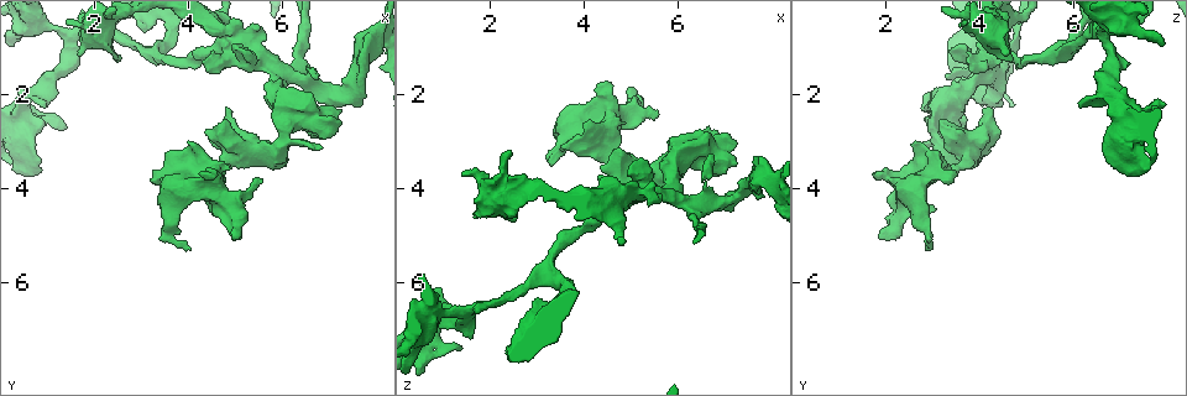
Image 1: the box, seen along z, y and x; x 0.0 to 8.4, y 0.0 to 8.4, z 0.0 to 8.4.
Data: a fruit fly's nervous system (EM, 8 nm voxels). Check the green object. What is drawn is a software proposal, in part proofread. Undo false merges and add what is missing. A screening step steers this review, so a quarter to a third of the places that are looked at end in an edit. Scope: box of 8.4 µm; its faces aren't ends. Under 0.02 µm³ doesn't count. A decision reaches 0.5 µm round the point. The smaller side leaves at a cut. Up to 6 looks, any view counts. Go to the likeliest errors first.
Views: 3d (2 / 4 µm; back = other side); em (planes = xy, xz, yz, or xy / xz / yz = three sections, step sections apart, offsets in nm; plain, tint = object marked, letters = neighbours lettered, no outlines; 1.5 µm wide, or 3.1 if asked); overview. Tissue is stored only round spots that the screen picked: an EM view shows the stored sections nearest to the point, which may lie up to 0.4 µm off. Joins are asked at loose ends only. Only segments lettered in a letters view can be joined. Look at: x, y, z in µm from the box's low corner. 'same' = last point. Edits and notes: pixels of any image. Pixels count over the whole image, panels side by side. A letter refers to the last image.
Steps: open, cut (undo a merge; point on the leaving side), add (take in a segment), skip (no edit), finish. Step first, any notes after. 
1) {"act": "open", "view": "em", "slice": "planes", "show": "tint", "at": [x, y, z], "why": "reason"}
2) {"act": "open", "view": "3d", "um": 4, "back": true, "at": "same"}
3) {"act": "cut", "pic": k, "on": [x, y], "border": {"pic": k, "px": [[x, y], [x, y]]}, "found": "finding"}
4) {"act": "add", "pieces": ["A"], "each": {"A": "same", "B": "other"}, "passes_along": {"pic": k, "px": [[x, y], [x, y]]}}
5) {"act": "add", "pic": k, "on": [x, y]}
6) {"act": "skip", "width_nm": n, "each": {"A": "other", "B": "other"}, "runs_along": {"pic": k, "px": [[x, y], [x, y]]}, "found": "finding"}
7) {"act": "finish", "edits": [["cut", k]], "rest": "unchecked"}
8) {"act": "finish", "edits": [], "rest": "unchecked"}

{"act": "open", "view": "3d", "um": 2, "at": [4.85, 0.90, 4.20], "why": "four arms meet"}

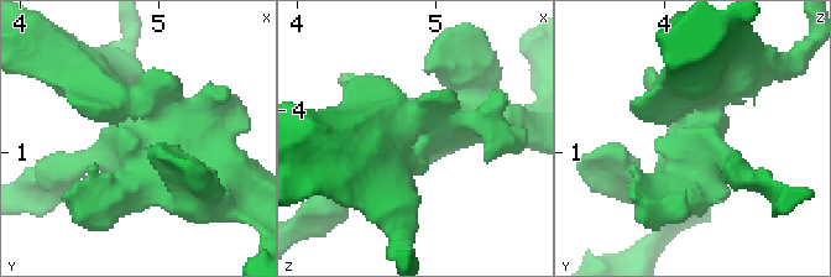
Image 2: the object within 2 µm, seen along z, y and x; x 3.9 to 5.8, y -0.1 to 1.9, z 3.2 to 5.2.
{"act": "open", "view": "em", "slice": "planes", "show": "tint", "at": [4.84, 0.92, 4.20]}

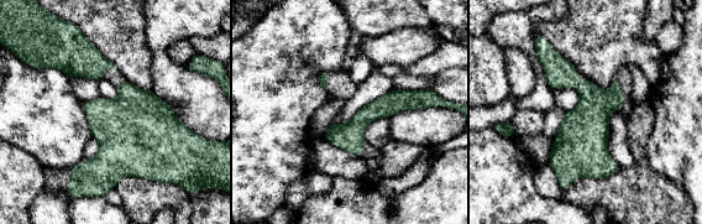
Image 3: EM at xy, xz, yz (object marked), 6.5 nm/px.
{"act": "open", "view": "em", "slice": "planes", "show": "letters", "at": "same"}

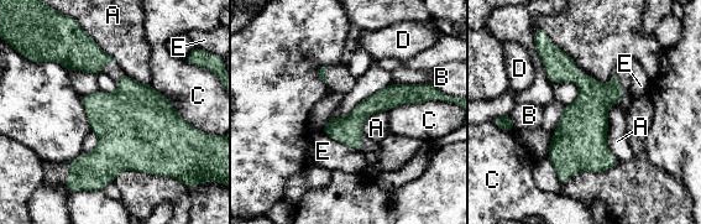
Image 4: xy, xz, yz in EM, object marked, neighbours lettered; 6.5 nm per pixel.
{"act": "skip", "width_nm": 140, "each": {"A": "other", "B": "other", "C": "other", "D": "other", "E": "other"}, "found": "continuous, no second neuron"}

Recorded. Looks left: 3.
{"act": "open", "view": "em", "slice": "planes", "show": "tint", "at": [7.30, 1.95, 4.15], "why": "thick turns thin"}

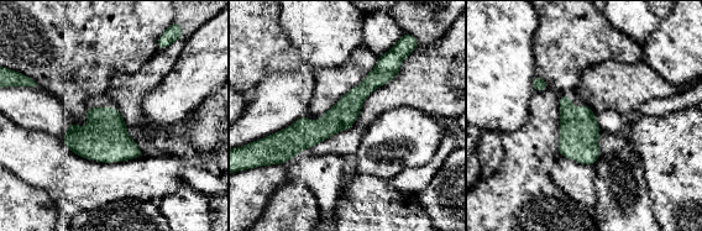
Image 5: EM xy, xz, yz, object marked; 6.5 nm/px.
{"act": "open", "view": "em", "slice": "planes", "show": "letters", "at": "same", "why": "see the neighbours"}

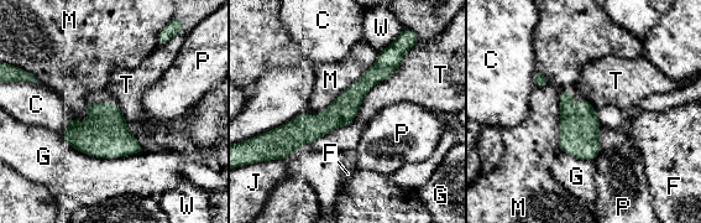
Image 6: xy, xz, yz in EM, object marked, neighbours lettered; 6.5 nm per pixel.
{"act": "skip", "each": {"C": "other", "F": "other", "G": "other", "J": "other", "M": "other", "P": "other", "T": "other", "W": "other"}, "found": "continuous, no second neuron"}

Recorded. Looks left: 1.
{"act": "open", "view": "em", "slice": "planes", "show": "letters", "at": [4.00, 3.05, 2.55], "why": "branch stops here"}

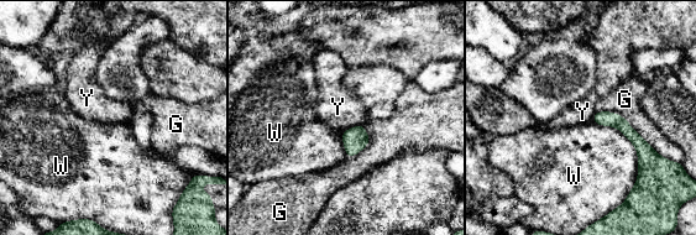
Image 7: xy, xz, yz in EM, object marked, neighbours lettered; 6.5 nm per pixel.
{"act": "skip", "each": {"G": "other", "W": "other", "Y": "other"}, "border": {"pic": 7, "px": [[362, 123], [346, 128], [343, 131]]}, "found": "none of them fits"}

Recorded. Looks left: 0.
{"act": "finish", "edits": [], "rest": "unchecked"}

